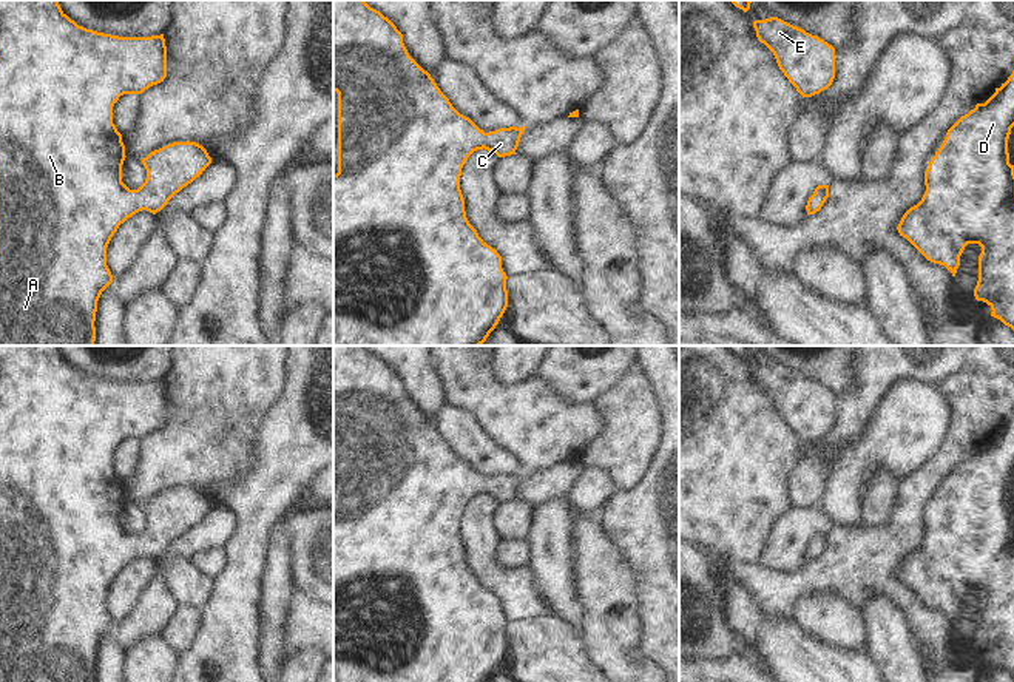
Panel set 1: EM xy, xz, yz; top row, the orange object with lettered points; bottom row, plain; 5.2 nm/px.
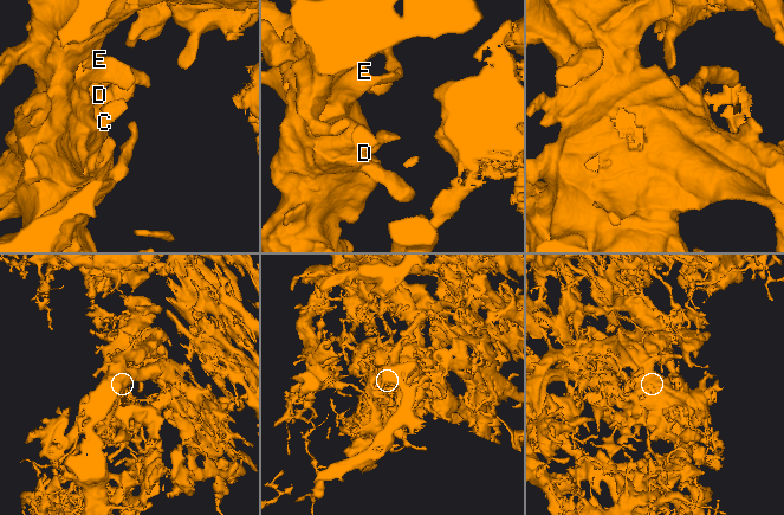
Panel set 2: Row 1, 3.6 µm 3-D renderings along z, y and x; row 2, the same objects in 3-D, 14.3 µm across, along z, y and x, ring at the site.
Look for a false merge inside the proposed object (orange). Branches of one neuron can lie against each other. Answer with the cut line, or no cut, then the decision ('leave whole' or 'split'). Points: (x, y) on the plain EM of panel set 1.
cut none; leave whole

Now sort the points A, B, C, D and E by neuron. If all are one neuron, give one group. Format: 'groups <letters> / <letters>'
groups A B C D E

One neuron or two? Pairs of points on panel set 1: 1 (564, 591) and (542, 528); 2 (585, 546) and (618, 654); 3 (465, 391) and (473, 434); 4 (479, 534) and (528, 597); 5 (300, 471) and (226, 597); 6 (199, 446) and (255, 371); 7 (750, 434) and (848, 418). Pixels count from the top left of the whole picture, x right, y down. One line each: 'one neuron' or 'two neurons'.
1: one neuron
2: one neuron
3: two neurons
4: one neuron
5: one neuron
6: one neuron
7: two neurons

